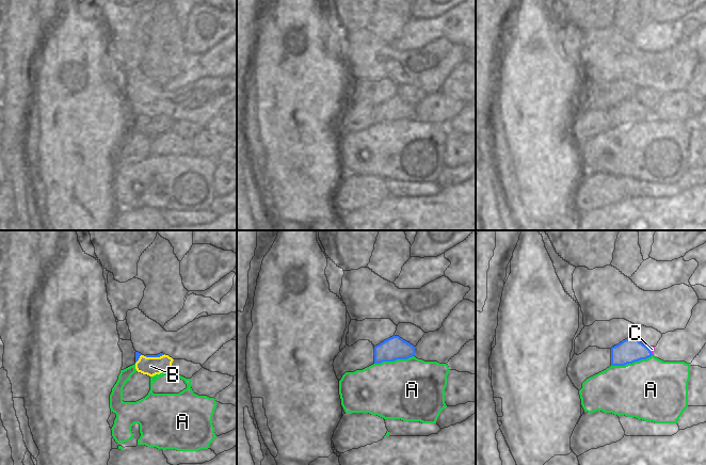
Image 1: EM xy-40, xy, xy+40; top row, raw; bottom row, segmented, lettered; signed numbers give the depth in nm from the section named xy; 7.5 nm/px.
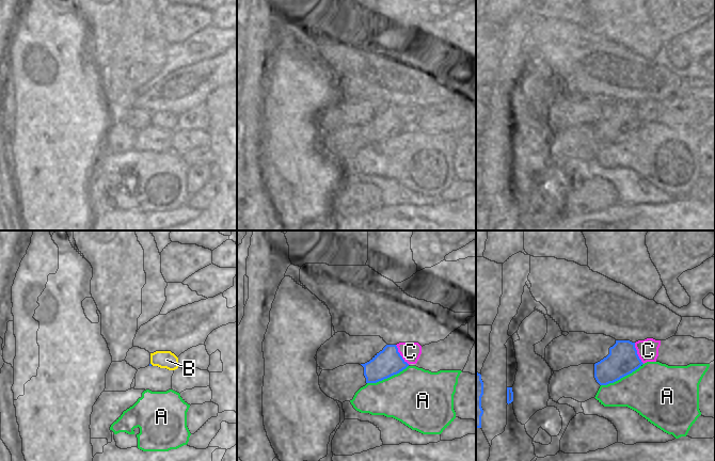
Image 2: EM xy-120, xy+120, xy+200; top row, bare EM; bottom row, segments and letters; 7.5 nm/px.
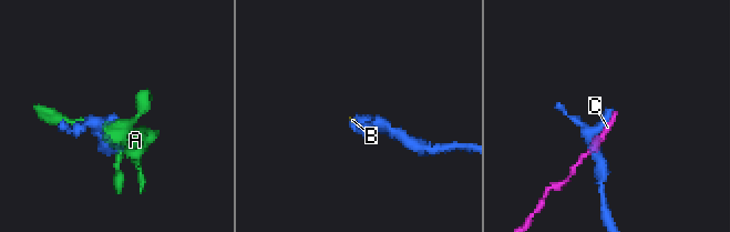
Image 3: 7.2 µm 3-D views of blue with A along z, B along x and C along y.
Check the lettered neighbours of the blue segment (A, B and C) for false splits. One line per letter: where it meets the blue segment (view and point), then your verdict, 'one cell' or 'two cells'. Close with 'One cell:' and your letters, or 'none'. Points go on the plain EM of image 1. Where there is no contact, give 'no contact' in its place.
A: xy+40 (631, 124) | two cells
B: xy-40 (155, 117) | two cells
C: xy+40 (651, 113) | two cells
One cell: none

